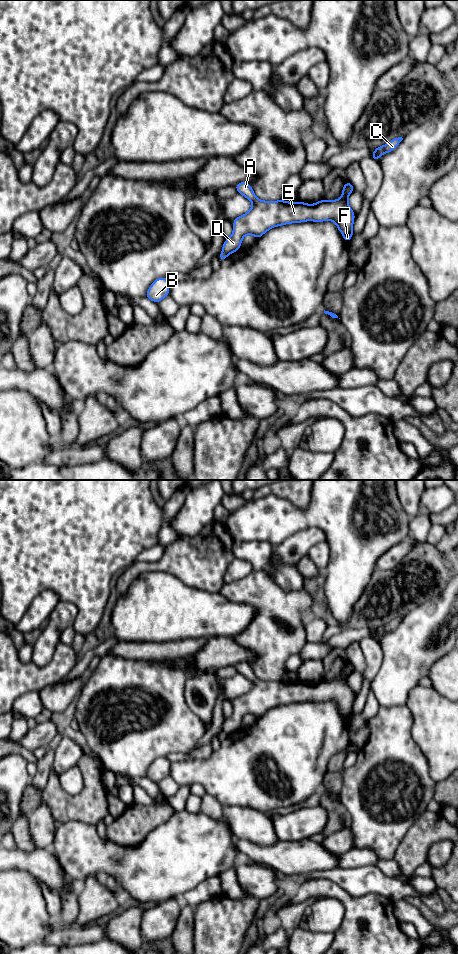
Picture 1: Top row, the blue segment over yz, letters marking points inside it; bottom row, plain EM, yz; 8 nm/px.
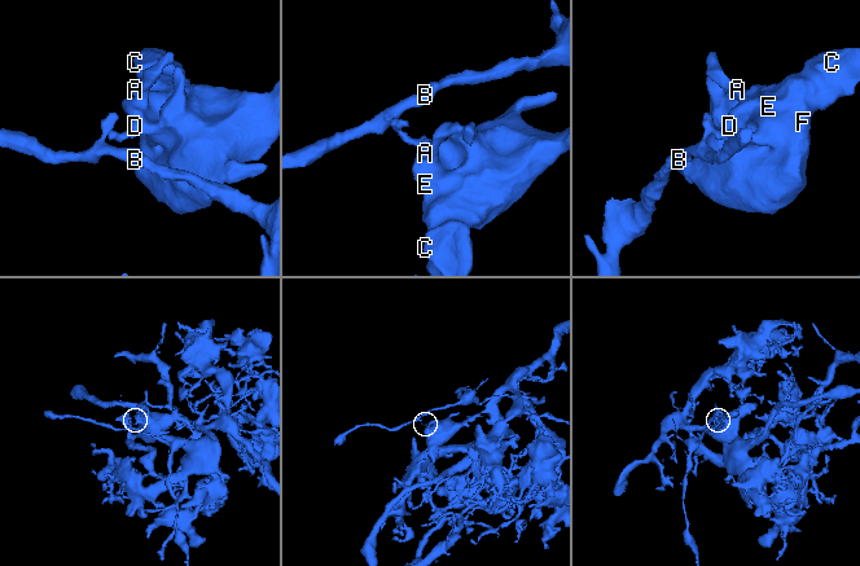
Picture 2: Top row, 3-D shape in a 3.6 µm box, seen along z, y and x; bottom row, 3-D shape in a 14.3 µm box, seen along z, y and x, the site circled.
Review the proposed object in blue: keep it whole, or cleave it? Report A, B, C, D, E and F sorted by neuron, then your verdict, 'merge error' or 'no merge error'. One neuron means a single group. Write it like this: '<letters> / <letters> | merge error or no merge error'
A C D E F / B | merge error

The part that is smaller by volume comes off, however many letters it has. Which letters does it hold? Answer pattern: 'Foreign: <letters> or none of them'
Foreign: B

